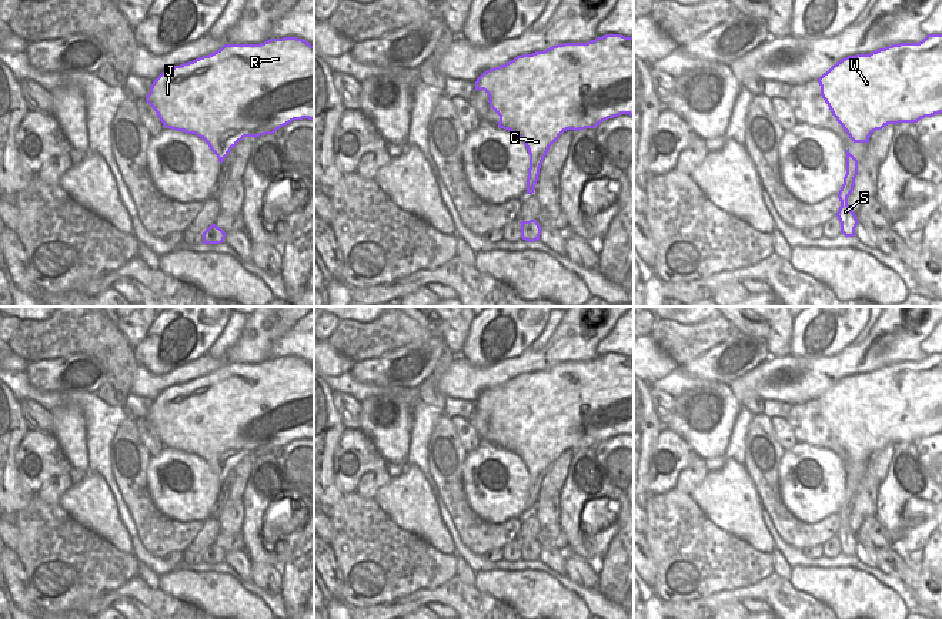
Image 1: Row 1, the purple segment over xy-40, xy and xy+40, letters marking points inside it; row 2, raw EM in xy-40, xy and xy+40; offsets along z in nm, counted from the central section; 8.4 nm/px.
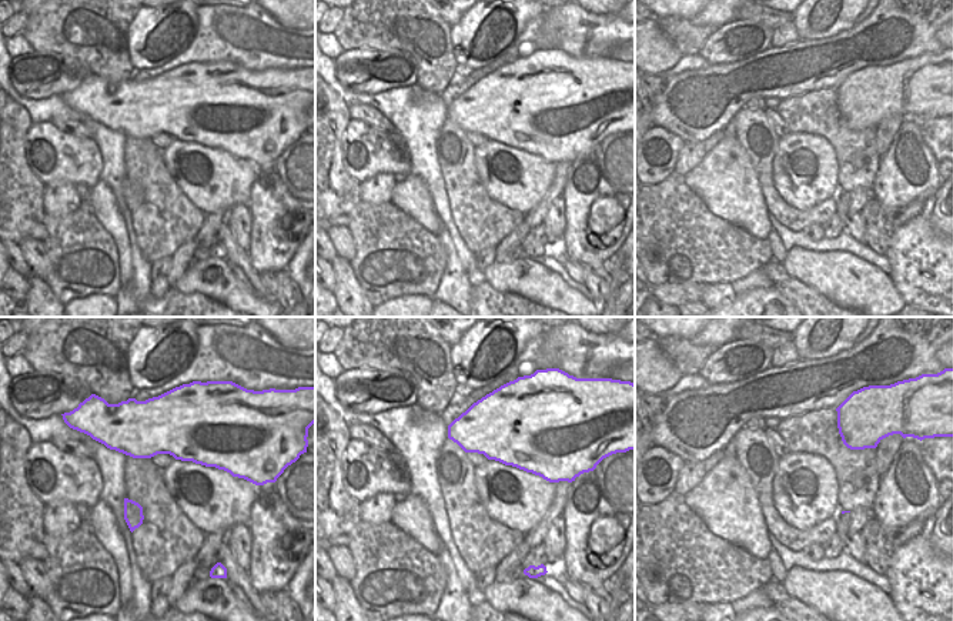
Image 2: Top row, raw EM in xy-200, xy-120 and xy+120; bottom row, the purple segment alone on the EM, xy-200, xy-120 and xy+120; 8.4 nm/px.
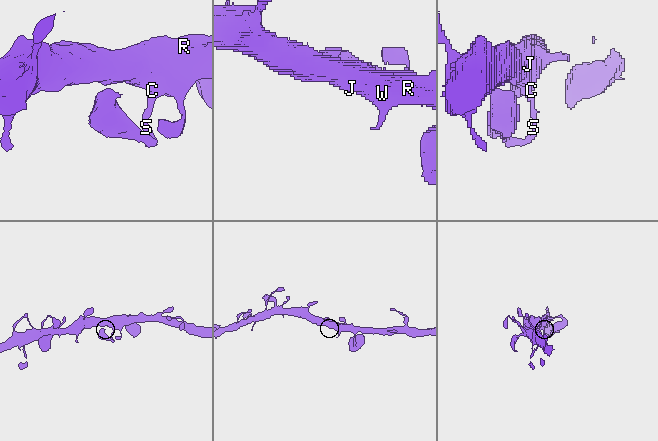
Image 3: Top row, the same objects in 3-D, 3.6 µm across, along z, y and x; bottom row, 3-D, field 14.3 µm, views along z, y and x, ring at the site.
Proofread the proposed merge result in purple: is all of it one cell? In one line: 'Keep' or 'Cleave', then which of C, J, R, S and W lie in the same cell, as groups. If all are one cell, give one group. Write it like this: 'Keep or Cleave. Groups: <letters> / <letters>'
Keep. Groups: C J R S W

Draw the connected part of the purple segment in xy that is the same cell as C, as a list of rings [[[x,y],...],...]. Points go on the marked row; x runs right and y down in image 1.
[[[605,34],[588,43],[564,43],[544,51],[517,56],[484,71],[475,91],[484,90],[500,116],[500,128],[517,134],[530,154],[527,194],[532,194],[550,147],[567,130],[595,128],[621,114],[634,117],[634,37]]]

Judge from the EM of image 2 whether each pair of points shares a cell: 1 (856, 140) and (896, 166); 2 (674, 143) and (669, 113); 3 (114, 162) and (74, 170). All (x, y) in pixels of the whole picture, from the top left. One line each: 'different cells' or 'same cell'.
1: different cells
2: different cells
3: different cells

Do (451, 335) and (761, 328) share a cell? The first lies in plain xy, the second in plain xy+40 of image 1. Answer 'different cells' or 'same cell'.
different cells

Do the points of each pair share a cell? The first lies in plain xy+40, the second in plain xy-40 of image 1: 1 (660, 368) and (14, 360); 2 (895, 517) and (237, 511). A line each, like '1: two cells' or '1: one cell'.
1: one cell
2: two cells

